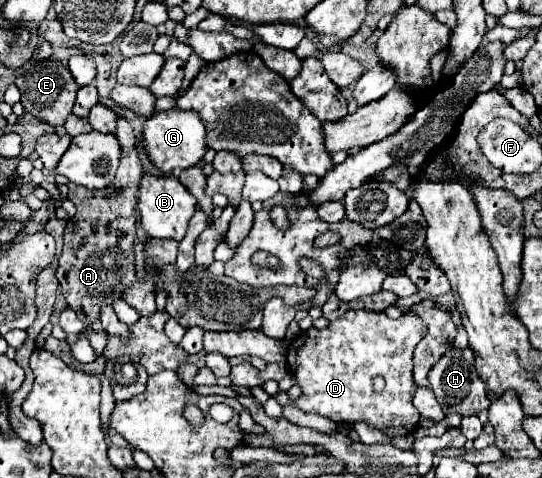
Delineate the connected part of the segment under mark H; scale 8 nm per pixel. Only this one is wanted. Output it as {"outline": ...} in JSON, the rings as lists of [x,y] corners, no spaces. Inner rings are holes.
{"outline":[[[465,347],[465,349],[449,349],[449,353],[445,357],[441,357],[433,369],[429,371],[429,387],[433,389],[441,409],[445,415],[457,413],[461,417],[467,415],[479,415],[481,411],[489,409],[489,393],[485,389],[485,381],[481,381],[477,369],[475,369],[475,357],[473,357],[473,349]]]}

